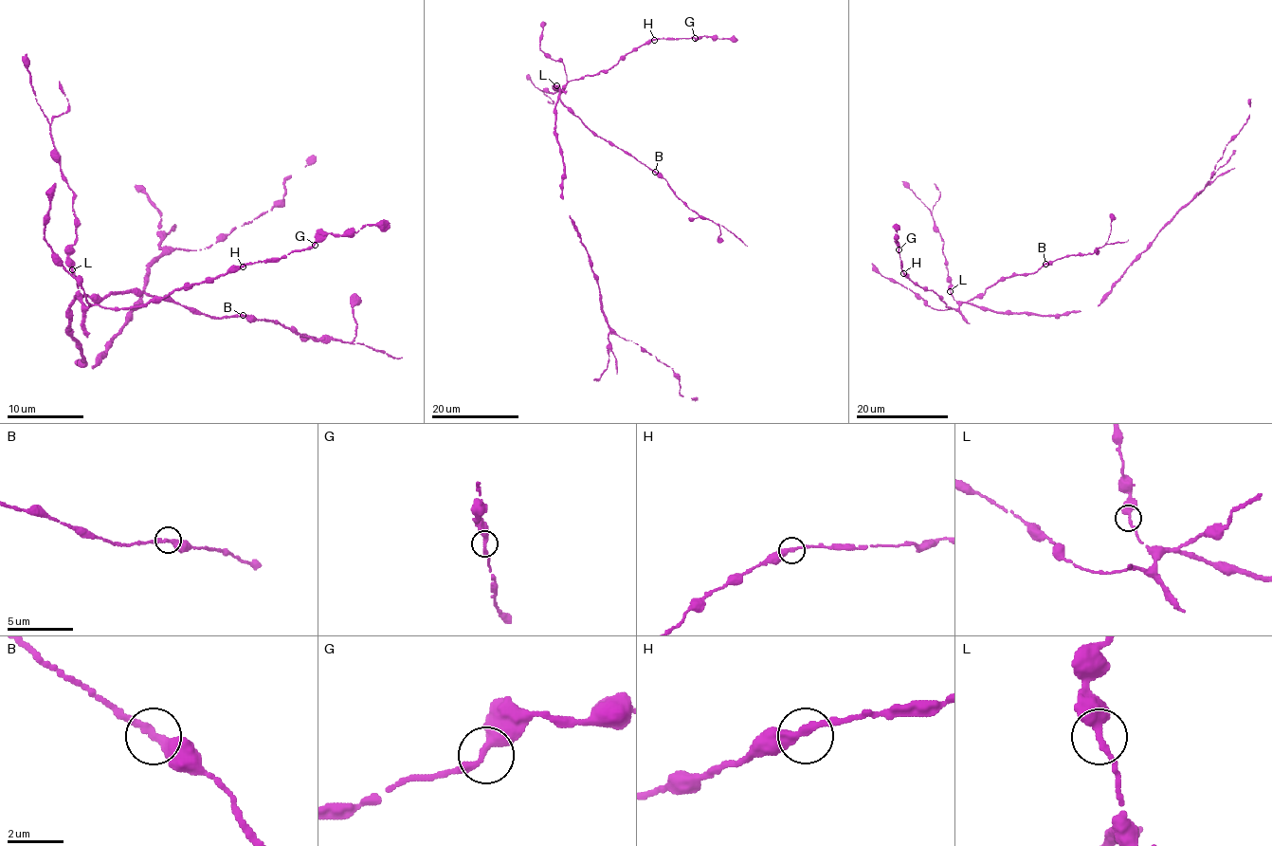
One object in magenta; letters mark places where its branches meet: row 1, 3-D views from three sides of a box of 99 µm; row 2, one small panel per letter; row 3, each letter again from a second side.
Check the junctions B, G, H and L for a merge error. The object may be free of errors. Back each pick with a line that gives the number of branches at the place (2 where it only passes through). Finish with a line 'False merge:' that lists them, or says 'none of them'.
False merge: none of them

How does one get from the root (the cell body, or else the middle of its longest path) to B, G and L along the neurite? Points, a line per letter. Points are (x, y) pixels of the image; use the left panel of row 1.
B: (83, 357), (69, 331), (69, 307), (77, 297), (99, 300), (120, 291), (143, 293), (213, 316), (242, 316)
G: (83, 357), (69, 331), (75, 296), (87, 307), (131, 309), (246, 263), (279, 261), (315, 245)
L: (83, 357), (76, 339), (69, 331), (69, 307), (77, 292), (78, 283), (72, 269)

